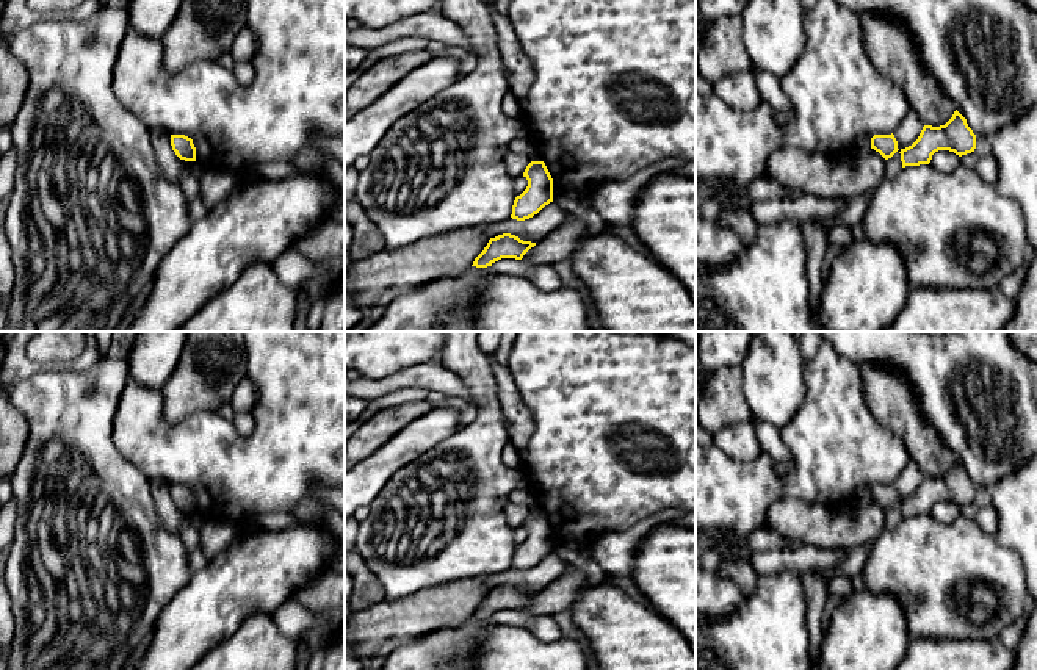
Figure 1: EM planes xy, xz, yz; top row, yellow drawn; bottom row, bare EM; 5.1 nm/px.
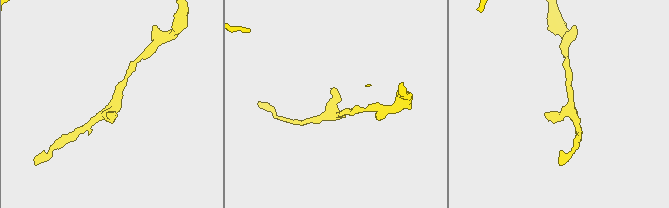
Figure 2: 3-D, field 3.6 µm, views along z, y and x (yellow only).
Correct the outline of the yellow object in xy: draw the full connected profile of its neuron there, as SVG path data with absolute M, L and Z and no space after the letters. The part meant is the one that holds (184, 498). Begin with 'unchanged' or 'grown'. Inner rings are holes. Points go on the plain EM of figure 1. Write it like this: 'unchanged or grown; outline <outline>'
unchanged; outline M171 485L171 496L180 510L196 512L196 498L191 488L185 485Z

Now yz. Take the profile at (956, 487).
unchanged; outline M956 460L952 468L940 477L924 476L918 490L901 499L902 518L929 515L938 501L949 501L962 507L974 502L976 485L968 477L967 470Z

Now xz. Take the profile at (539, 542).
unchanged; outline M531 512L523 528L528 531L528 537L515 548L511 565L517 571L533 568L545 556L553 553L553 529L544 512Z

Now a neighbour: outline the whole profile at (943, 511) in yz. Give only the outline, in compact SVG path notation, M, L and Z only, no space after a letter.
M938 501L932 506L930 515L941 523L951 523L960 517L960 507L949 501Z

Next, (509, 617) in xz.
M501 609L492 614L490 618L495 625L526 628L534 620L534 614L515 609Z

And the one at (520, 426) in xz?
M490 360L490 366L497 384L497 396L503 410L503 420L508 423L508 440L518 451L520 457L525 459L529 437L534 432L531 412L523 404L508 366L493 360Z

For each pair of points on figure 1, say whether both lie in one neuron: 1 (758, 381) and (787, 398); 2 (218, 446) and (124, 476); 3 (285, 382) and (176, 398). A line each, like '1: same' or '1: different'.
1: same
2: different
3: different

